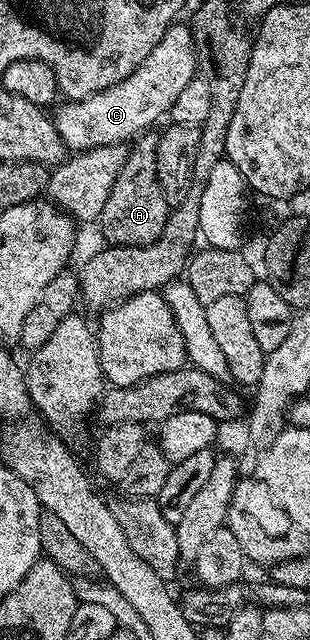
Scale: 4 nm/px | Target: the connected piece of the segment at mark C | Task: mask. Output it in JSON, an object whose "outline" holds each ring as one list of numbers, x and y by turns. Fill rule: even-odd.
{"outline":[[175,22,156,42,156,50,120,82,100,90,83,100,66,100,53,109,52,119,60,138,71,153,85,152,87,148,130,142,139,134,153,129,161,116,169,113,172,102,196,78,198,55,189,23]]}

